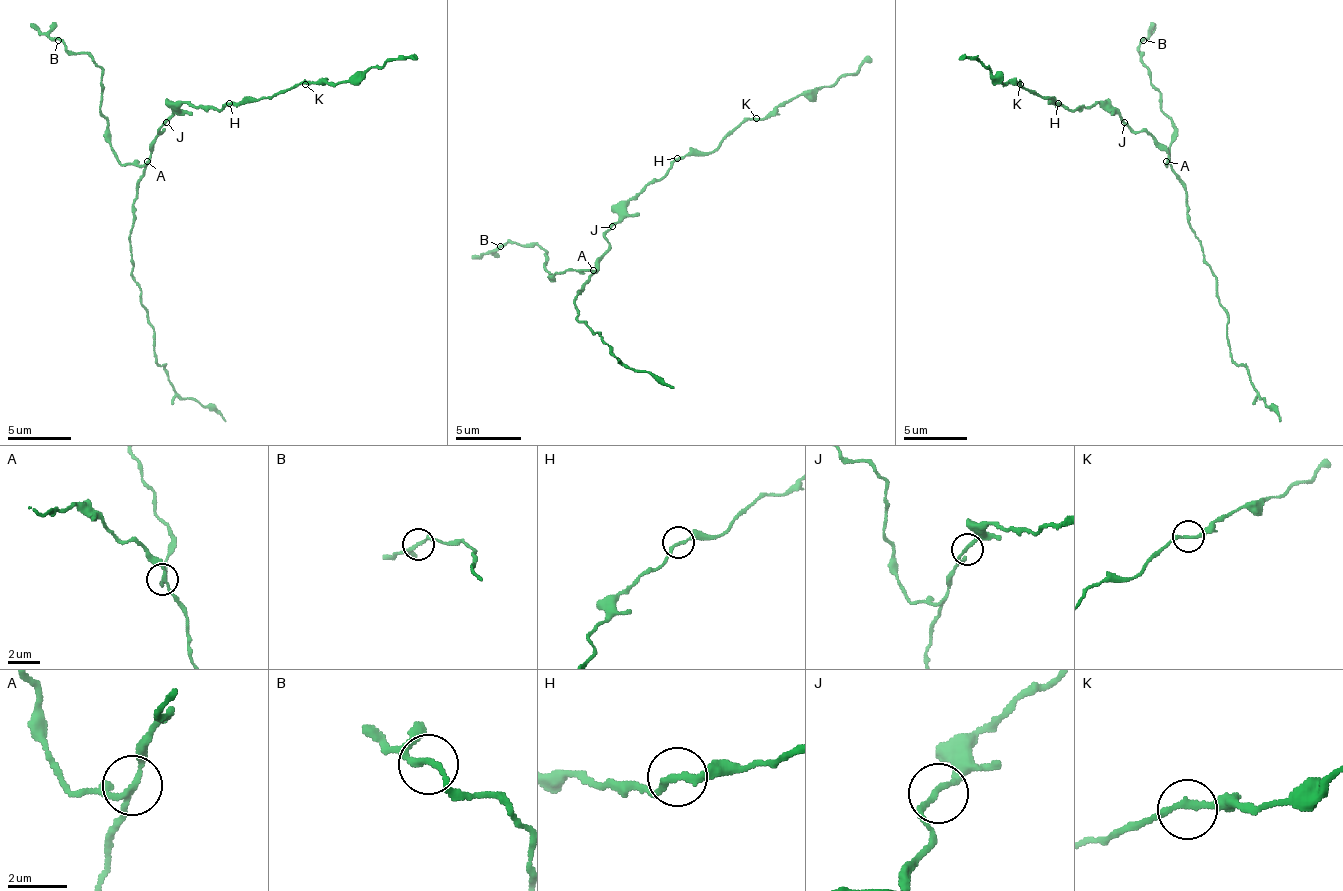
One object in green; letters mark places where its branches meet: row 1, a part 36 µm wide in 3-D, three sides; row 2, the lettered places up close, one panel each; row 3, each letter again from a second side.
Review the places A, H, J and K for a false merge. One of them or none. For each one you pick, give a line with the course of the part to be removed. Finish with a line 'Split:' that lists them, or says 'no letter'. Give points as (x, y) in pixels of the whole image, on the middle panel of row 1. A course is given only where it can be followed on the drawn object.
A: Course of the part to remove: (592, 269), (569, 269), (549, 276), (546, 253), (540, 246), (507, 243), (471, 259)
Split: A

